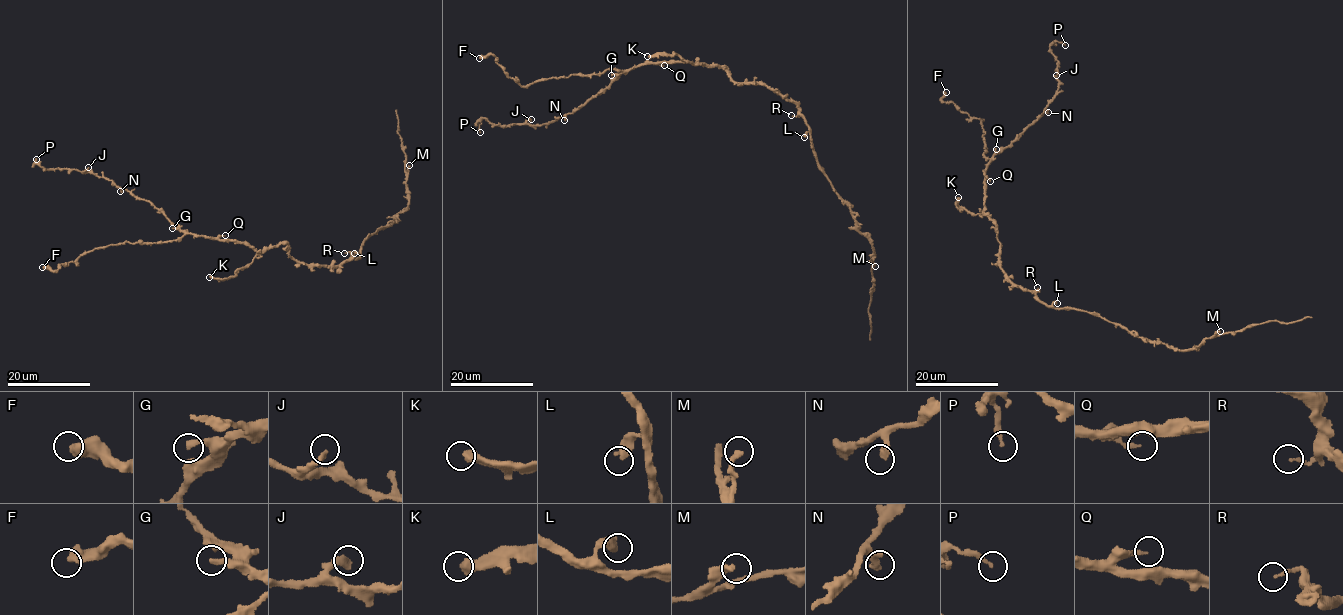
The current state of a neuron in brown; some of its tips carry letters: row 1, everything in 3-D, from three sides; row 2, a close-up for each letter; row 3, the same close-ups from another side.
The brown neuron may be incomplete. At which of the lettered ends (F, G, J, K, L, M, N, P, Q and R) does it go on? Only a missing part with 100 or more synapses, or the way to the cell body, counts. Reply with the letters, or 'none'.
none

